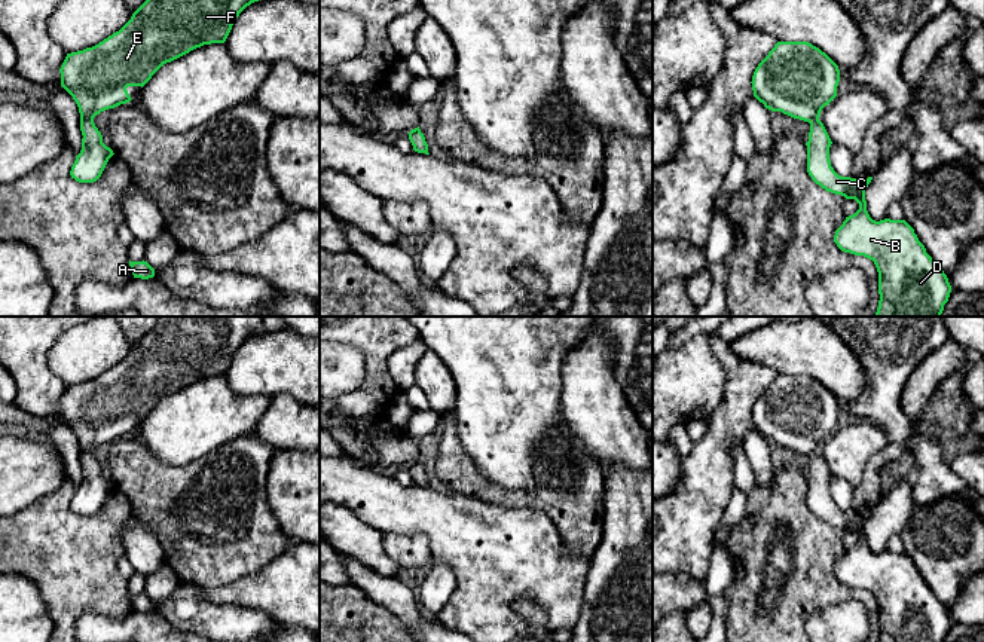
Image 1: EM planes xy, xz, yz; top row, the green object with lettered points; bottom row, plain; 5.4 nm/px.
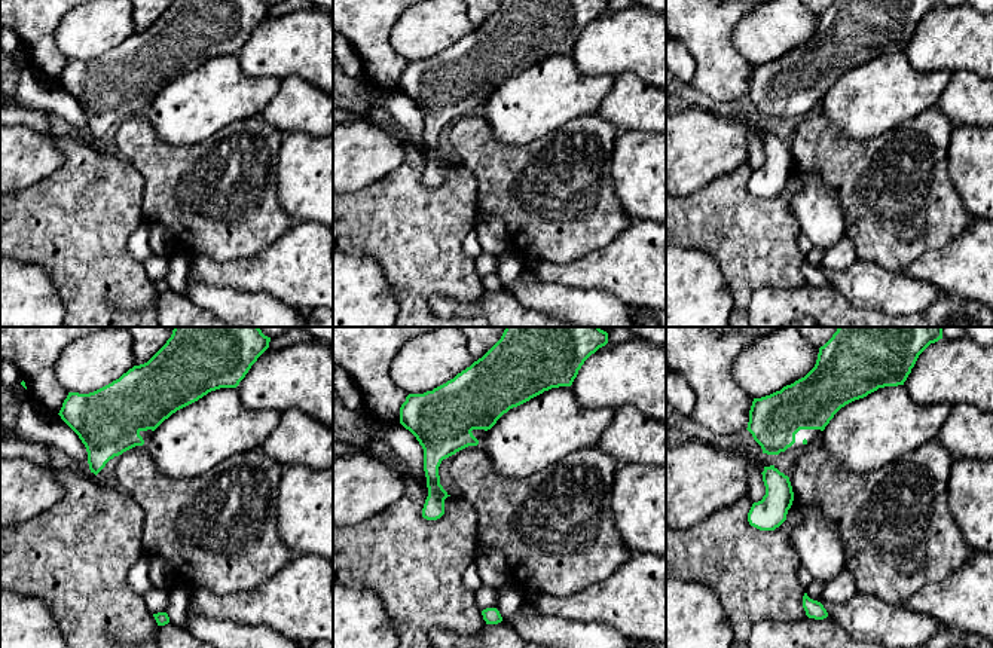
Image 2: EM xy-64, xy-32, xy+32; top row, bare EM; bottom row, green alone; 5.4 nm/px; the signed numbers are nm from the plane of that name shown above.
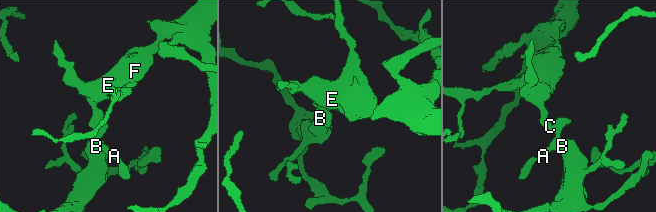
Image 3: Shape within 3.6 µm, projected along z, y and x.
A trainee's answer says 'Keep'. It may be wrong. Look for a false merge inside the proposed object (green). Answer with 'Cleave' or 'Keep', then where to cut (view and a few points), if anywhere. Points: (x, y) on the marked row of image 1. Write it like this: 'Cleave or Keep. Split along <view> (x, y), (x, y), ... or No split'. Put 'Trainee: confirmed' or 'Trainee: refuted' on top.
Trainee: confirmed
Keep. No split

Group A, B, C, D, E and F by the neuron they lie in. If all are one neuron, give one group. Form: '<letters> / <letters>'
A B C D E F

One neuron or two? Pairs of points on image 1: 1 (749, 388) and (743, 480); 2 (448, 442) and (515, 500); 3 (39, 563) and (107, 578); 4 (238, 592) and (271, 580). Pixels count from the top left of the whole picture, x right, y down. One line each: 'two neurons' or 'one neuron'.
1: two neurons
2: one neuron
3: one neuron
4: one neuron

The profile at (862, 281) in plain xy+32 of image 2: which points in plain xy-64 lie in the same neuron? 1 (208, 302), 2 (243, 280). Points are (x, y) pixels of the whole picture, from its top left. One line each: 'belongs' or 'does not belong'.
1: belongs
2: does not belong

